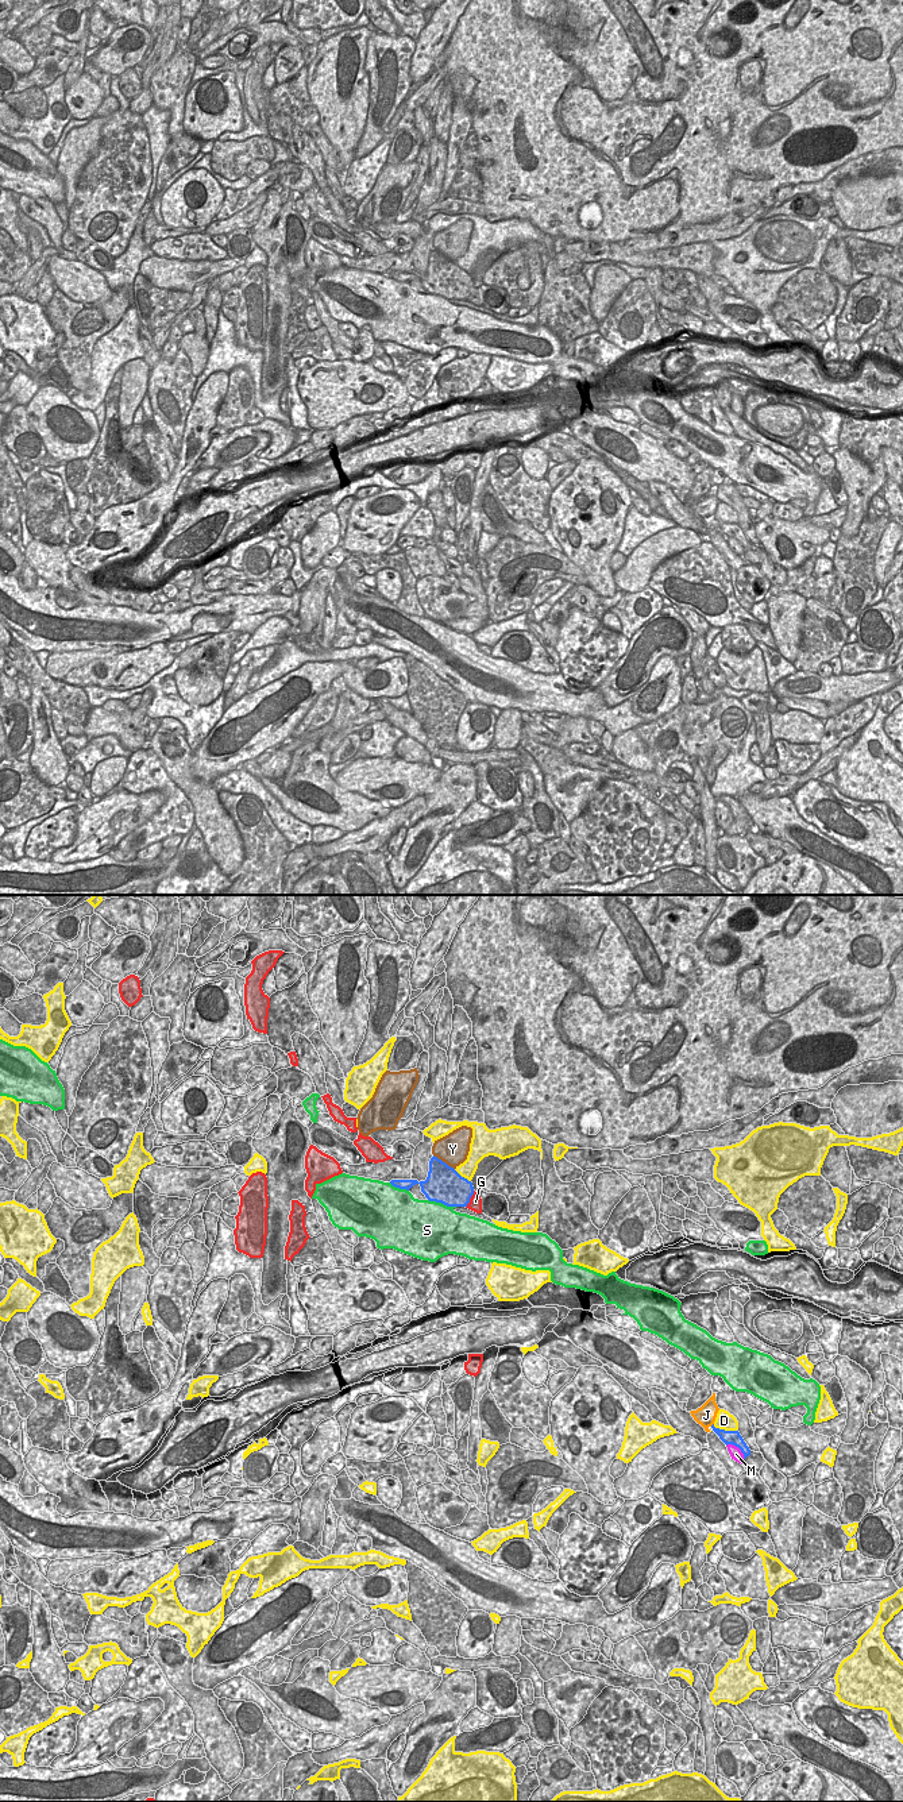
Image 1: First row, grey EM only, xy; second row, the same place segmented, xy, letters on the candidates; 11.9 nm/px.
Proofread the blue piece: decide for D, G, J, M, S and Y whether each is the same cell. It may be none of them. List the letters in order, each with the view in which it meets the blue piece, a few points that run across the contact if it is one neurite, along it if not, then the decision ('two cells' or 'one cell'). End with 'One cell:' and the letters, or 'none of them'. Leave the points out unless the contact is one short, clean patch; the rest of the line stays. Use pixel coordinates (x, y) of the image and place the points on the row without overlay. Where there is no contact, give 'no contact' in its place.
D: contact in xy; two cells
G: contact in xy; two cells
J: no contact; two cells
M: contact in xy; two cells
S: contact in xy; two cells
Y: contact in xy; line xy (433, 247), (454, 262); two cells
One cell: none of them

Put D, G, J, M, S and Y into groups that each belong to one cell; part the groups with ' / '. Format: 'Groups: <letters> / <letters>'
Groups: D / G / J / M / S / Y

